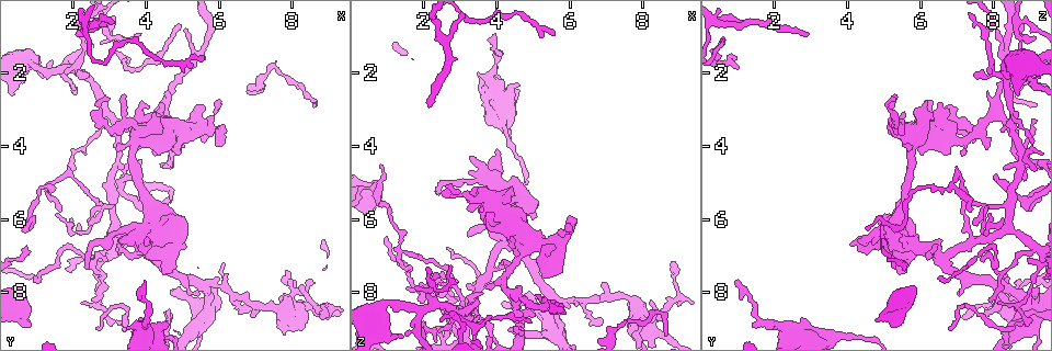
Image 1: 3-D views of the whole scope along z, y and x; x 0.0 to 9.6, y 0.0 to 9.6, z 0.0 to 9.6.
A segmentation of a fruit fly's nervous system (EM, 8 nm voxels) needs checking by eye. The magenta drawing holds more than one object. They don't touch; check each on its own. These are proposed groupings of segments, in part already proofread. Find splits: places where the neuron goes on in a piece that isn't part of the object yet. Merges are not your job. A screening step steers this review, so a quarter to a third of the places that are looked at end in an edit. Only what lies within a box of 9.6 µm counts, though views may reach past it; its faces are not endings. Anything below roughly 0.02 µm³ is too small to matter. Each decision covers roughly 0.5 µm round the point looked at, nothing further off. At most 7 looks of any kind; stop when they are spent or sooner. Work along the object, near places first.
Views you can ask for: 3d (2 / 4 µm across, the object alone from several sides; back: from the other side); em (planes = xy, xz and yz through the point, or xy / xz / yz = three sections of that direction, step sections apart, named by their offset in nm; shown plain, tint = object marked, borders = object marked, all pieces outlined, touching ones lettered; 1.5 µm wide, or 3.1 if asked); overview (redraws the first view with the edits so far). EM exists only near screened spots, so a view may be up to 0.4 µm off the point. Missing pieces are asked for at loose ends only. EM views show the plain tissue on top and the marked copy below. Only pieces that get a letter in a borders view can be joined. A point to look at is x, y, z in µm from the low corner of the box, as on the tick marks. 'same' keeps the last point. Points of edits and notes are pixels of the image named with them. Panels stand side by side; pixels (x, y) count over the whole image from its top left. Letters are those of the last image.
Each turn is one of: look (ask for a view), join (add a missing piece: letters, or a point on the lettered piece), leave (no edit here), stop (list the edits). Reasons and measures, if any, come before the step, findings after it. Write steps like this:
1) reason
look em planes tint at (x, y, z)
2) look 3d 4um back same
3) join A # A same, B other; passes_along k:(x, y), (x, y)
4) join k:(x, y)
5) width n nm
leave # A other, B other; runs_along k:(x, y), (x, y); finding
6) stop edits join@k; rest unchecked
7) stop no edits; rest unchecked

thin end
look 3d 2um back at (8.85, 8.70, 7.15)

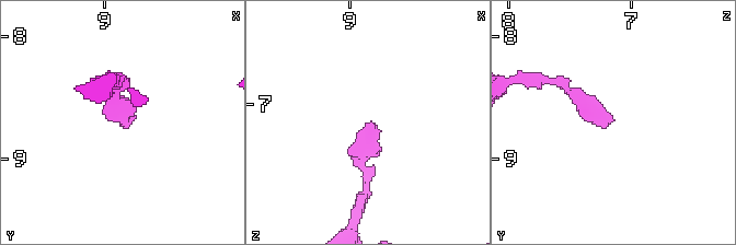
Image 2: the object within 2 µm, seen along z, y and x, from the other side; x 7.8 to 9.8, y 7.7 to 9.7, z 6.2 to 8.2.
need the tissue
look em planes tint at (8.82, 8.70, 7.18)

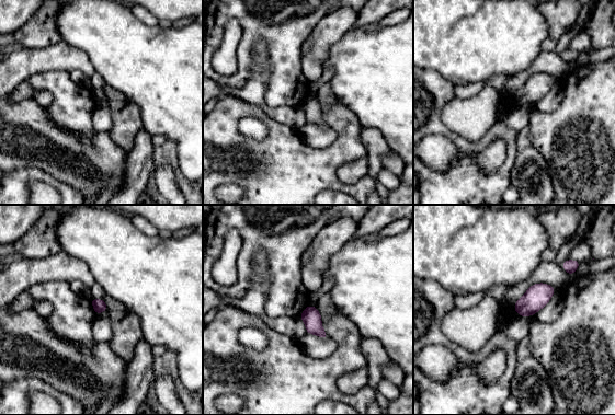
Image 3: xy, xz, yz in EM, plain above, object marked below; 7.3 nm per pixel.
what lies round it
look em planes borders same

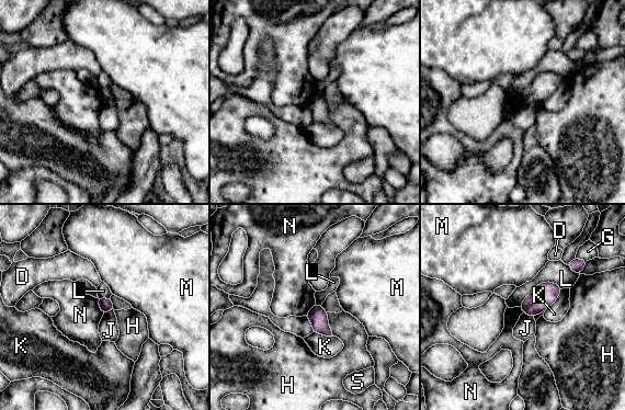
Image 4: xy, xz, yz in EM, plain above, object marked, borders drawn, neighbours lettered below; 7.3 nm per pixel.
leave # D other, G other, H other, J other, K other, L other, M other, N other, S other; border 4:(523, 311), (533, 317); no lettered piece goes on from it

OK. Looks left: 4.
an open end
look 3d 4um at (3.35, 4.95, 8.85)

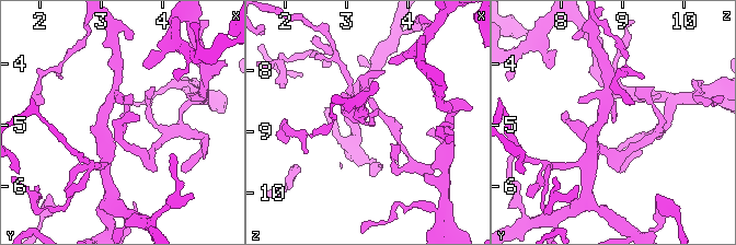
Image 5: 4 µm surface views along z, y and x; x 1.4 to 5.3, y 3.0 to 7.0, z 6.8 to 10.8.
look em xz step 4 borders at (3.35, 4.95, 8.85)

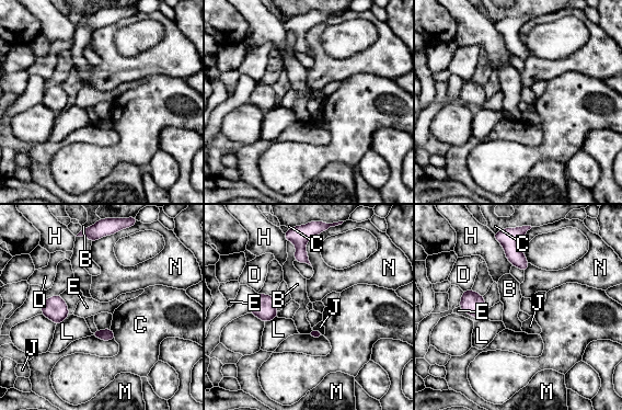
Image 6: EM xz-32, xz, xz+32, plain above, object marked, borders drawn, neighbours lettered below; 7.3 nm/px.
look em planes borders same

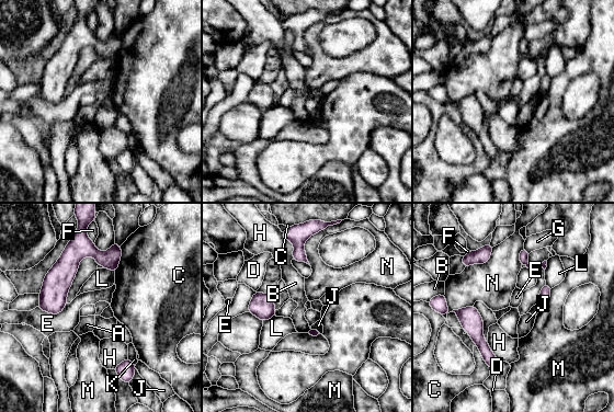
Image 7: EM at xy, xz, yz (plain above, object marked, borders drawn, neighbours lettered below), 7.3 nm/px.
leave # A other, B other, C other, D other, E other, F other, G other, H other, J other, K other, L other, M other, N other; border 7:(552, 288), (550, 296), (542, 308); none of them fits

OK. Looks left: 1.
stop no edits; rest unchecked

